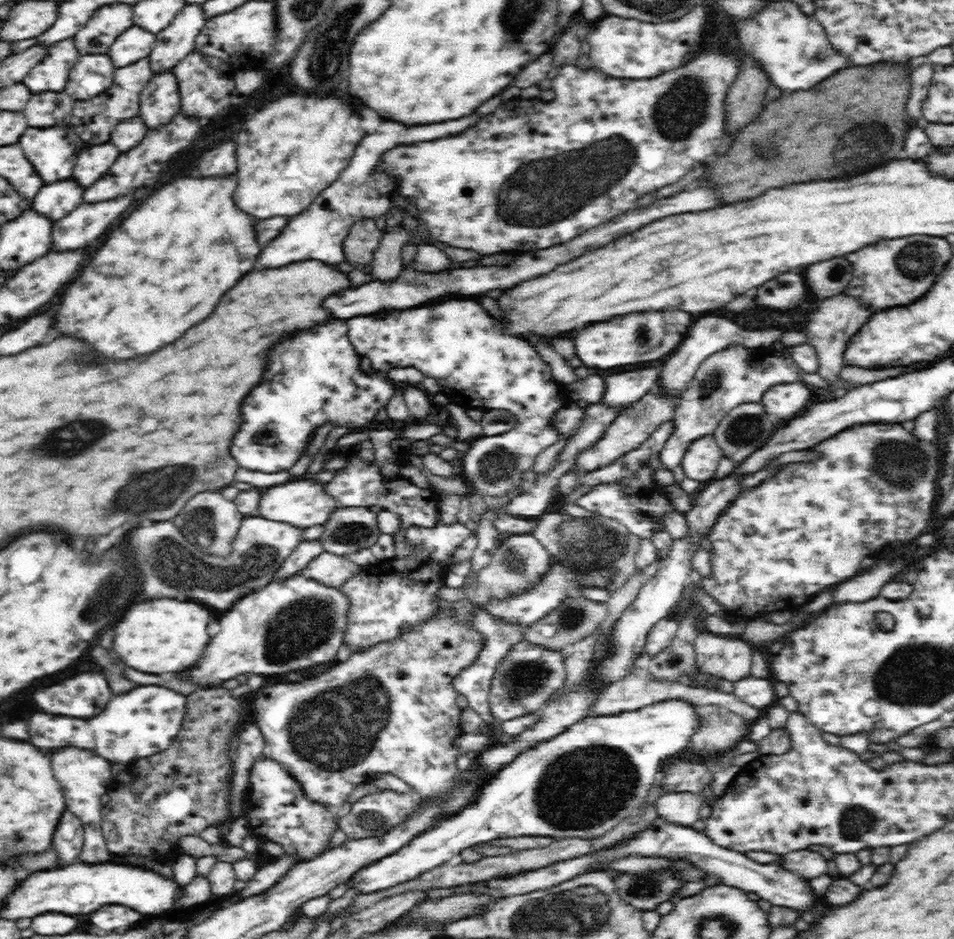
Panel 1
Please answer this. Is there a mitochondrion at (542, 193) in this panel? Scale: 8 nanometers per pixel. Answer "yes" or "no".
yes

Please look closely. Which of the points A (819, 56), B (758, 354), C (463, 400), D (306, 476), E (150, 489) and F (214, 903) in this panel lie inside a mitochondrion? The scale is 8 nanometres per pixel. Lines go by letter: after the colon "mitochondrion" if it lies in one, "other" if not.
A: mitochondrion
B: other
C: other
D: other
E: mitochondrion
F: other

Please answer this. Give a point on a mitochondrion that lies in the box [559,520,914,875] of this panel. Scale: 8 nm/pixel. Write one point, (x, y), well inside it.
(854, 822)

